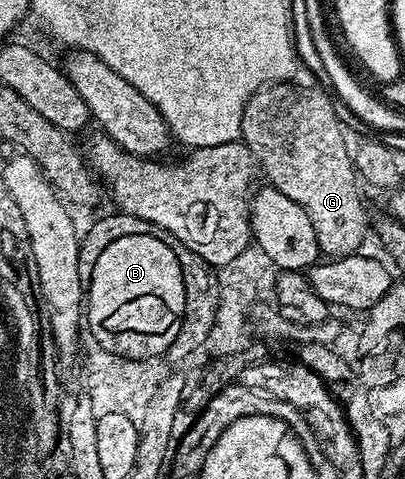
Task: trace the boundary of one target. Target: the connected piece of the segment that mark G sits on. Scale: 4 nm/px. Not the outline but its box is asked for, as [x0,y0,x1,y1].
[241,83,368,260]

